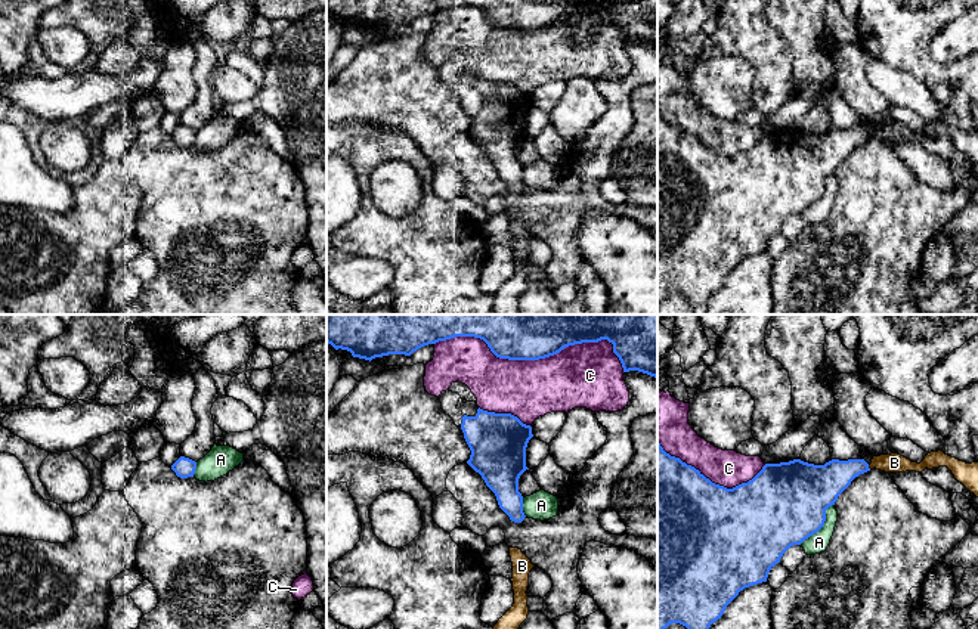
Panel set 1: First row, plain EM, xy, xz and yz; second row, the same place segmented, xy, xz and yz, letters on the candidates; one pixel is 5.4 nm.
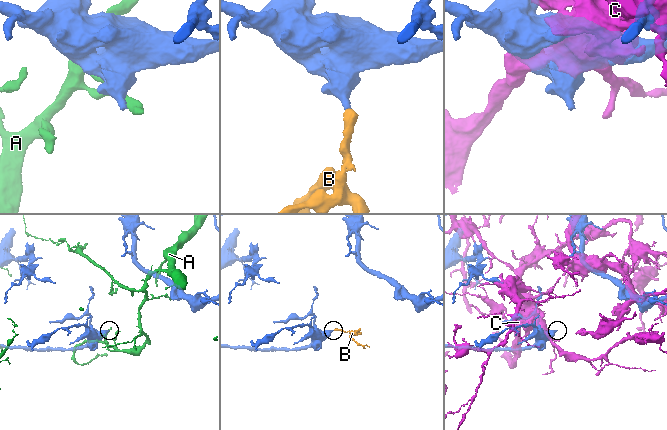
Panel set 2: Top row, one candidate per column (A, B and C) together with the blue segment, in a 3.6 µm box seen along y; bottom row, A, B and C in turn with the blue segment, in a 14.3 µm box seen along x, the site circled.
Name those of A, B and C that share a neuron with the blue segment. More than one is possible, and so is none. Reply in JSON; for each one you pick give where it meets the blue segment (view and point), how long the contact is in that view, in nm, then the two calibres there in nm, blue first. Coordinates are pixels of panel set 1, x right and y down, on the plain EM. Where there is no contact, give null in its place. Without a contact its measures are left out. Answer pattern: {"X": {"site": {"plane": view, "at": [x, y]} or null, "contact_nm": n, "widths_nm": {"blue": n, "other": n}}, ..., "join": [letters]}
{"B": {"site": {"plane": "yz", "at": [867, 136]}, "contact_nm": 30, "widths_nm": {"blue": 200, "other": 110}}, "join": ["B"]}

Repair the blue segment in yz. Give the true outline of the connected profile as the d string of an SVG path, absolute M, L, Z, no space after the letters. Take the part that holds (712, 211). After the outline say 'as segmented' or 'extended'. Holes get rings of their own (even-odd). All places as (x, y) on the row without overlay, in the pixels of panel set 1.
M657 109L657 307L672 292L685 295L691 303L691 314L706 314L708 298L724 283L727 275L745 257L767 251L770 239L780 232L783 223L793 214L817 202L826 190L826 179L851 151L873 137L885 142L922 142L947 136L954 148L978 167L978 131L966 133L945 124L931 121L917 133L898 124L873 126L869 134L864 128L832 128L814 134L801 128L780 133L765 133L748 152L733 158L712 152L699 139L663 120Z | extended

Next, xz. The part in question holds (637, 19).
M326 0L326 12L335 19L347 19L353 27L372 30L389 24L411 25L418 18L455 6L483 9L499 28L539 30L582 12L607 9L619 27L623 41L638 40L657 47L657 0Z | as segmented

